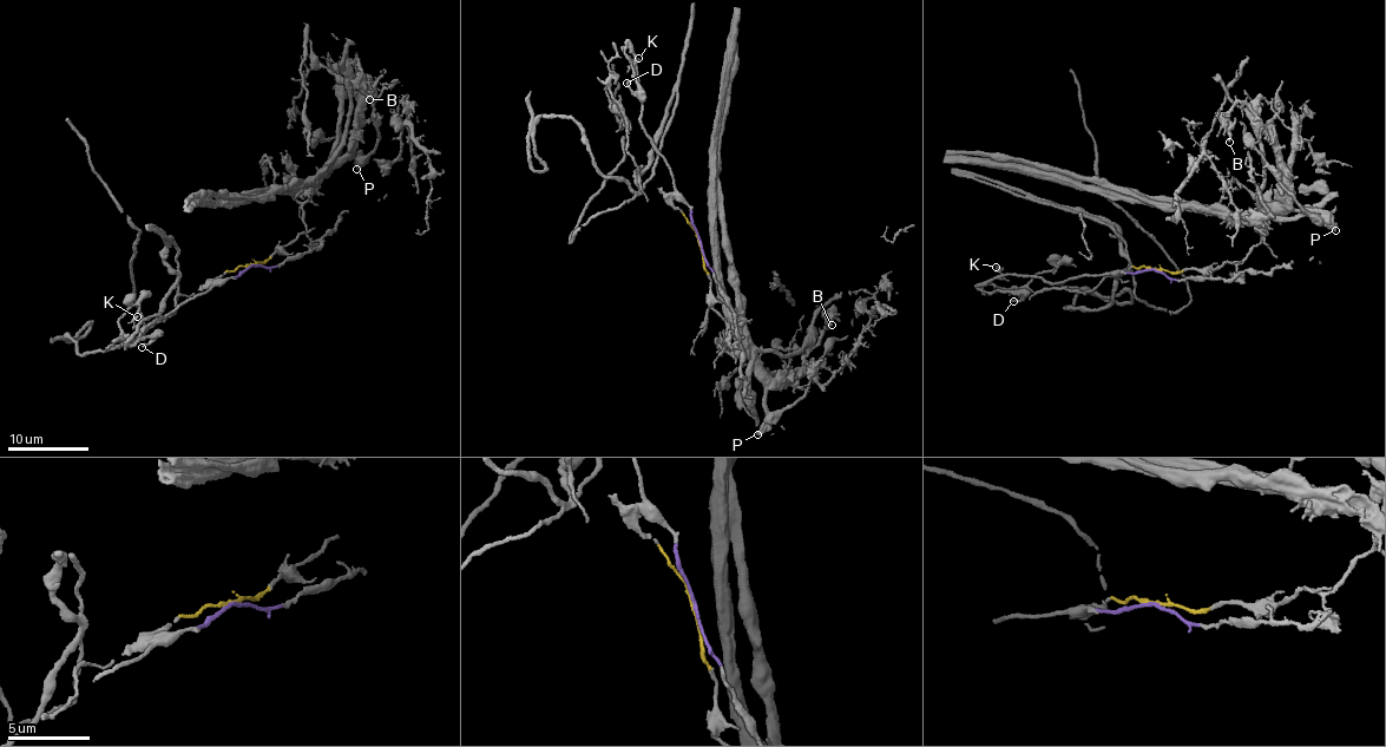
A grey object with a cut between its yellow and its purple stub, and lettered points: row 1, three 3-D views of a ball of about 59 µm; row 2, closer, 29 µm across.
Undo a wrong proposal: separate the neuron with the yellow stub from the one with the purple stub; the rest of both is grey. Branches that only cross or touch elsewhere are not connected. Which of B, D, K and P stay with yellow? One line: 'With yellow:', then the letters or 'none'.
With yellow: B, P

